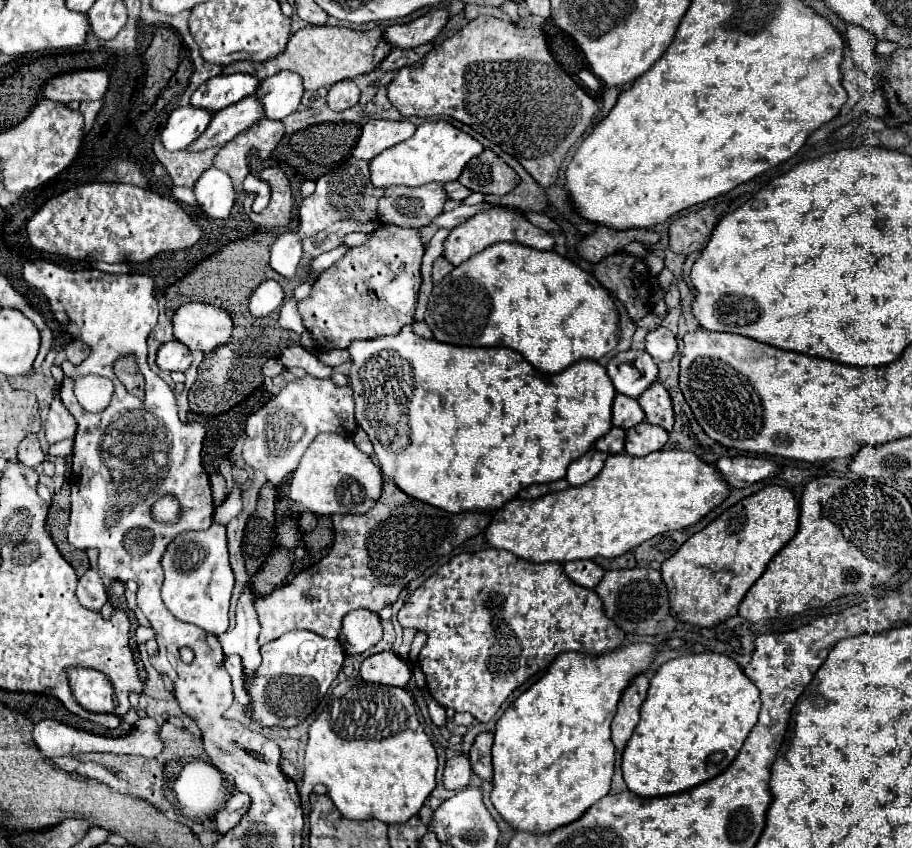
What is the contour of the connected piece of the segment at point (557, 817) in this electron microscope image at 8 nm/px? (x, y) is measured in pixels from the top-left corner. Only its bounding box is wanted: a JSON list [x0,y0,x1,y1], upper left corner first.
[492,644,660,832]

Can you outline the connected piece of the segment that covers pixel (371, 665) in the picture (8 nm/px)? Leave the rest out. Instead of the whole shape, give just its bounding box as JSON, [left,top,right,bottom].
[360,652,410,688]

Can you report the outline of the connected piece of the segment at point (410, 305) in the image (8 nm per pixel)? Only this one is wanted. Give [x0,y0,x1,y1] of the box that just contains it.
[298,224,422,348]

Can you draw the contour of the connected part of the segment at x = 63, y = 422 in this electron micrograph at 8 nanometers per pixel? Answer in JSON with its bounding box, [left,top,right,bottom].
[46,398,76,444]

